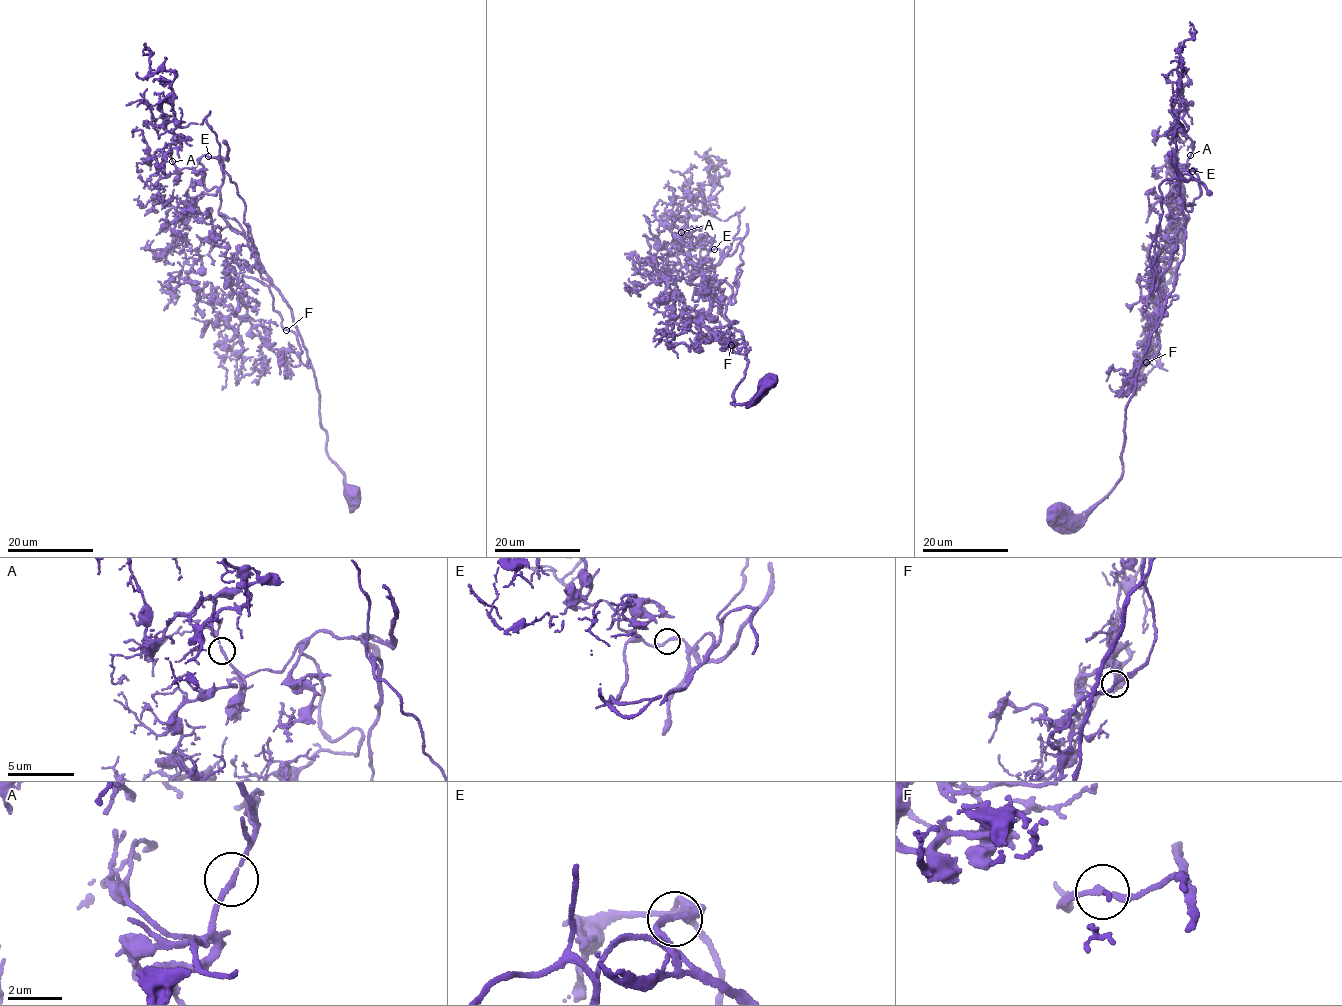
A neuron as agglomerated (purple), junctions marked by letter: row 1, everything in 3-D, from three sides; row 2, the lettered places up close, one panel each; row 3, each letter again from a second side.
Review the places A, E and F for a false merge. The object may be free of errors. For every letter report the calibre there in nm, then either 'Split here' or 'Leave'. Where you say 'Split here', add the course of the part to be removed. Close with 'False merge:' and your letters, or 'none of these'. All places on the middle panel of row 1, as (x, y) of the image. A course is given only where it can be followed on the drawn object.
A: Thickness 180 nm. Leave
E: Thickness 200 nm. Leave
F: Thickness 180 nm. Leave
False merge: none of these

